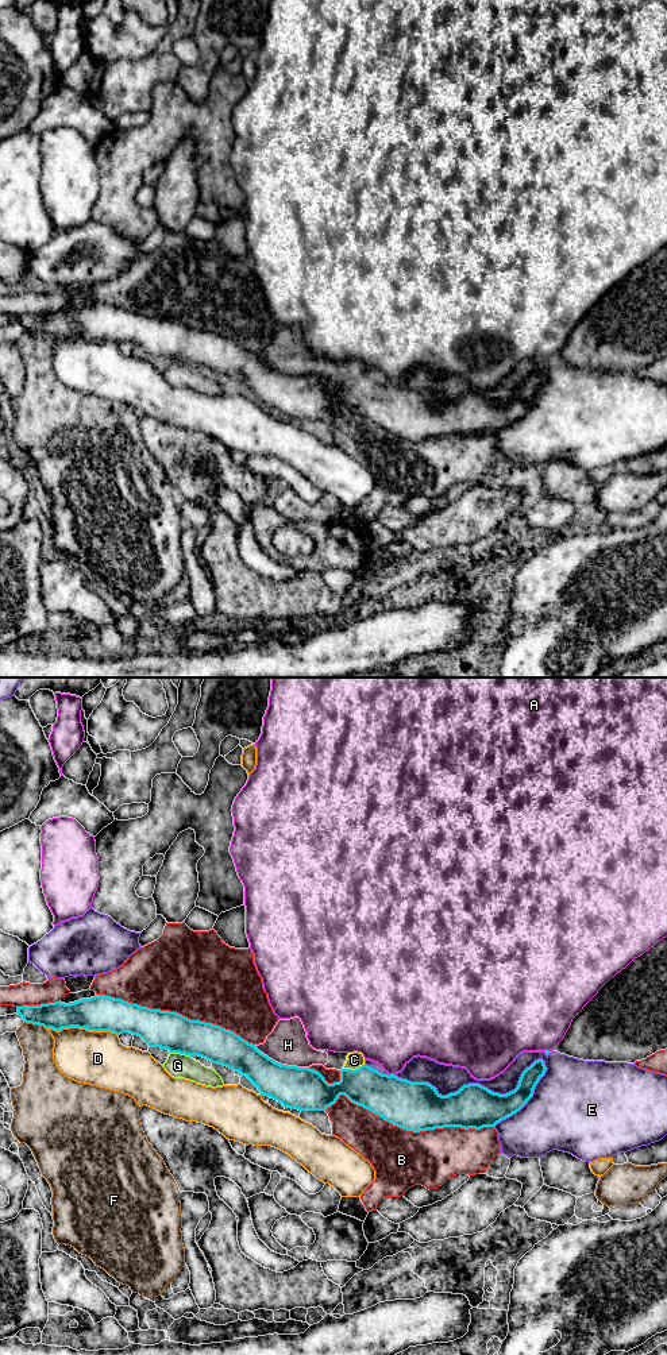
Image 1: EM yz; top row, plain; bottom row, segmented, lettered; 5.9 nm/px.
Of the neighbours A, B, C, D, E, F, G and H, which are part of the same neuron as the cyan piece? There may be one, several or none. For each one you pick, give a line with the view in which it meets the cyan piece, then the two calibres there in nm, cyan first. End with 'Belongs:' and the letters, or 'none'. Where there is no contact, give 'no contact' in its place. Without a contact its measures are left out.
Belongs: none

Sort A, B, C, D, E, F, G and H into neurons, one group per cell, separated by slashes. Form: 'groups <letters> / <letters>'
groups A / B / C H / D / E / F / G

